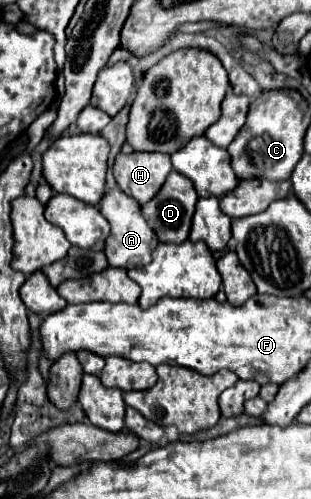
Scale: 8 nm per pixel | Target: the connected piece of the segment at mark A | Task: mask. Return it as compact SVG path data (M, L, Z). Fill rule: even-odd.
M115 189L115 191L109 191L99 201L99 211L111 223L111 235L107 237L107 243L105 243L105 255L109 259L109 265L119 269L135 269L135 267L147 265L151 261L151 251L157 245L157 235L147 225L141 213L141 205L133 201L133 197L125 195L121 189Z

